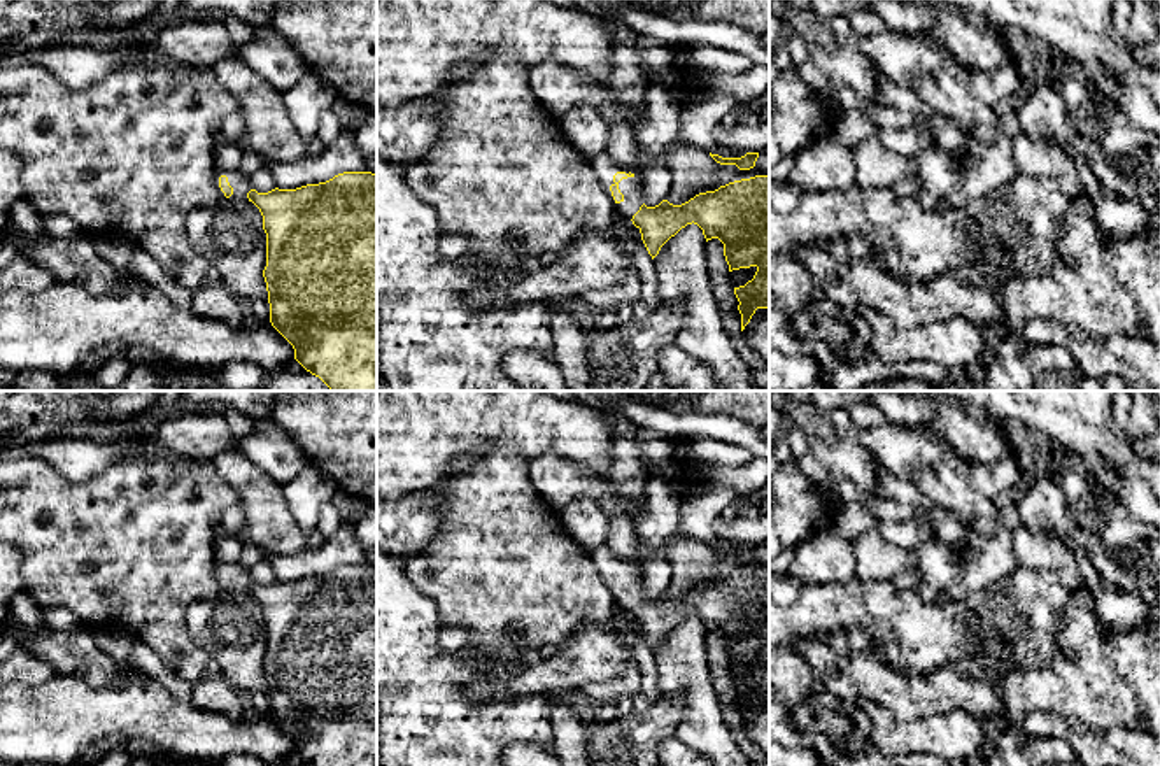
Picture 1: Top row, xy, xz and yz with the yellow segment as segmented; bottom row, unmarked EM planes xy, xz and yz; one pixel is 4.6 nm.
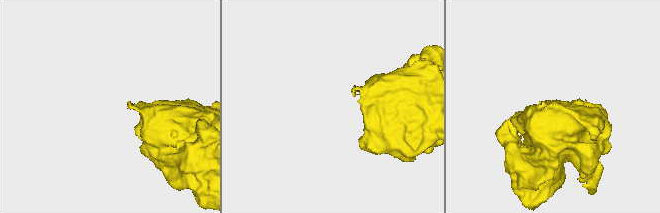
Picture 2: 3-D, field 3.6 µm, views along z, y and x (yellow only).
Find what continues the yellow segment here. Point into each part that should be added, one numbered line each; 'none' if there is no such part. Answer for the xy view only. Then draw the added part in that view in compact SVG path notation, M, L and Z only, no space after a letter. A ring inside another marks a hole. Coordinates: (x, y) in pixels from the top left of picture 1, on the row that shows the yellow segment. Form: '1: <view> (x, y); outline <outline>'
1: xy (240, 184); outline M216 168L214 184L216 184L216 189L221 196L221 200L231 200L231 202L249 200L247 193L252 189L251 181L247 177L244 177L238 170ZM221 175L226 175L230 186L233 188L233 195L230 198L226 198L224 193L221 191L221 188L219 188L219 177Z

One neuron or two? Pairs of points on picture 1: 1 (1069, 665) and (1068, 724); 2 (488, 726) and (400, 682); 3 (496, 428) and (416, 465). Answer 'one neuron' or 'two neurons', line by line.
1: two neurons
2: one neuron
3: one neuron

